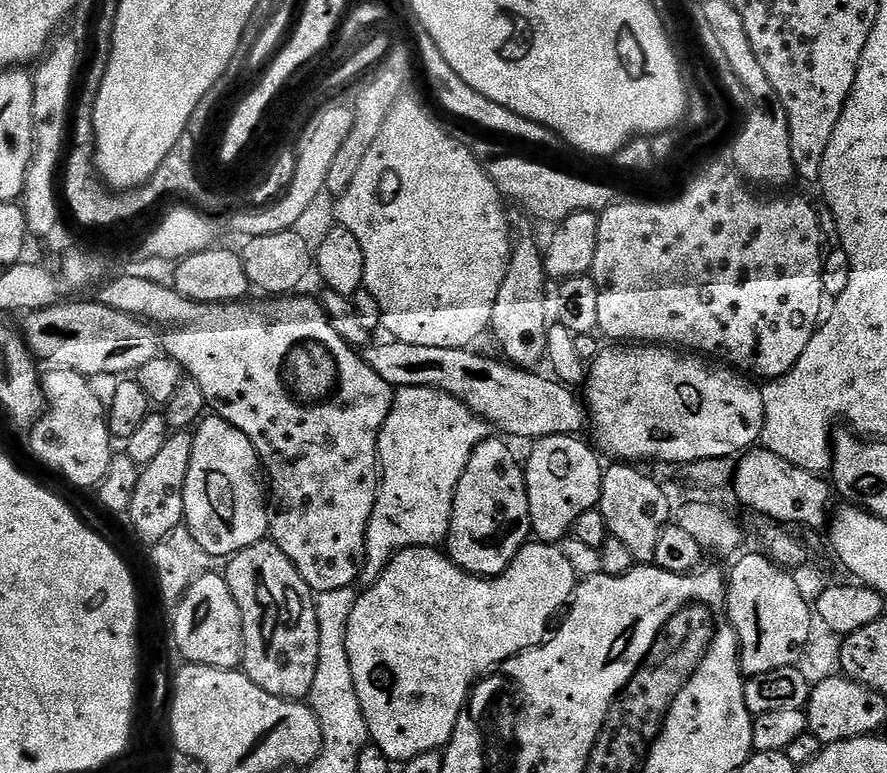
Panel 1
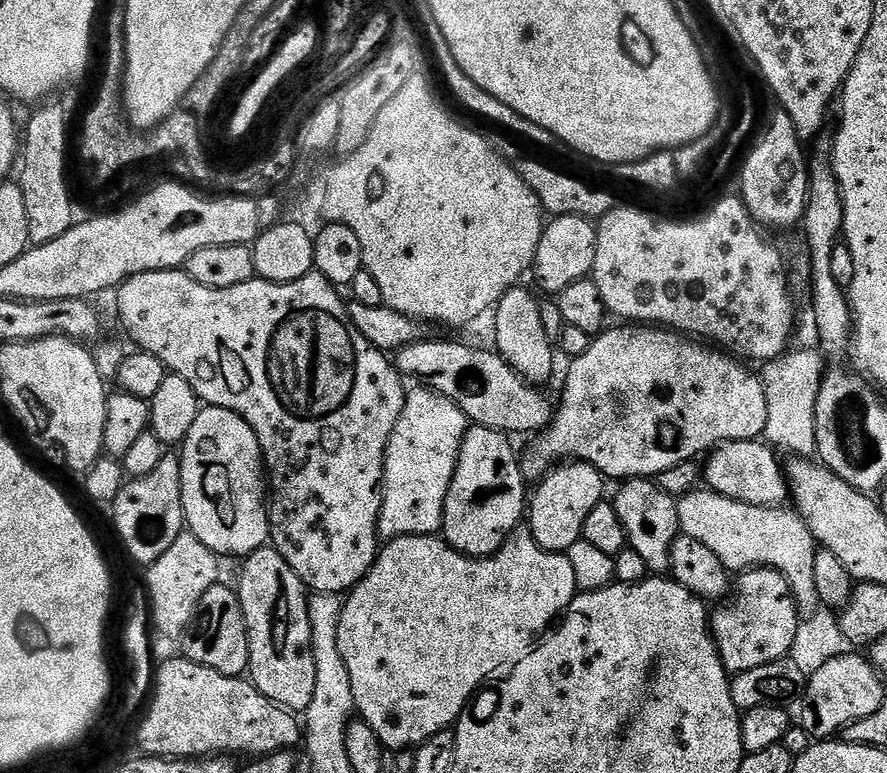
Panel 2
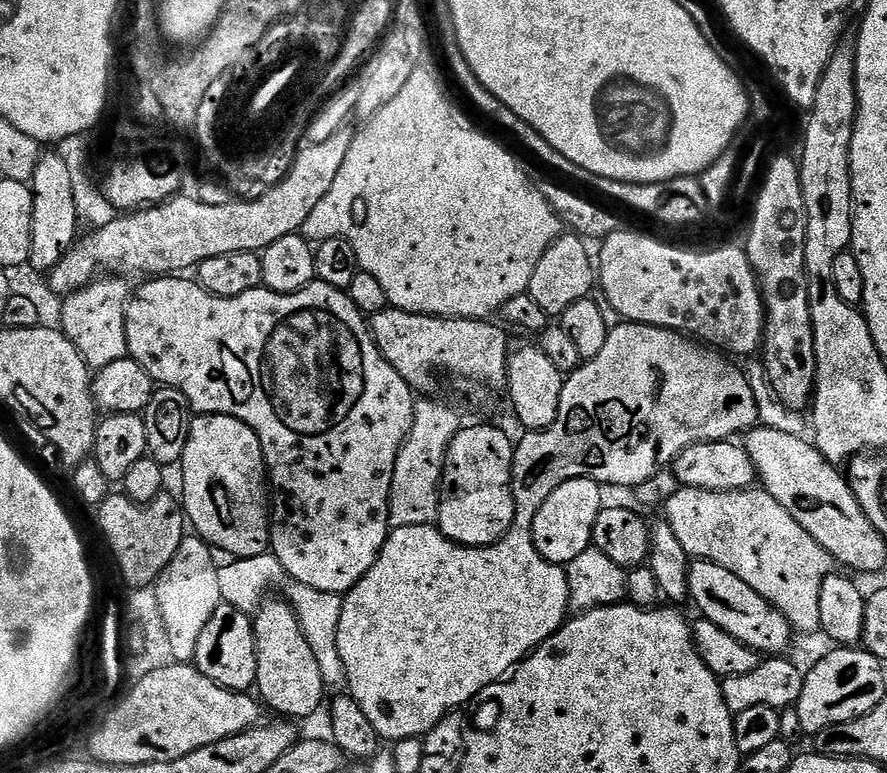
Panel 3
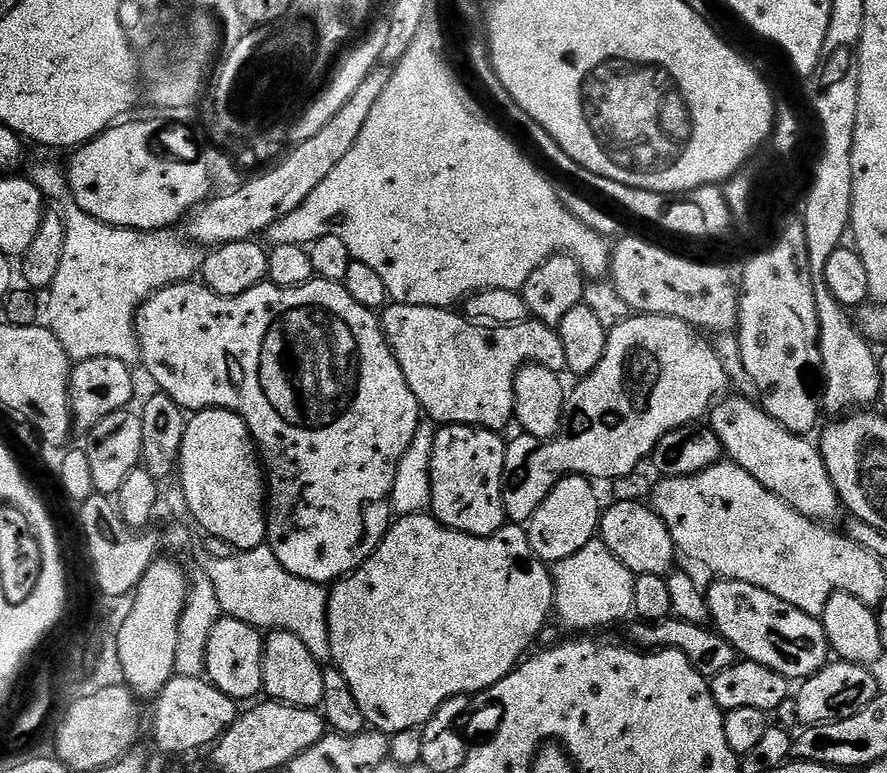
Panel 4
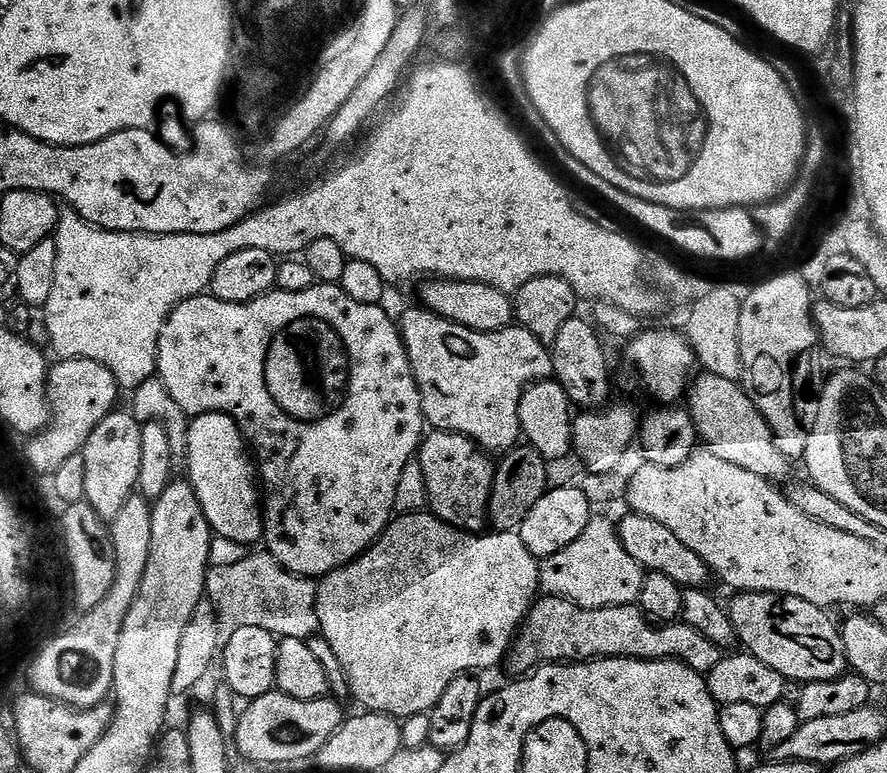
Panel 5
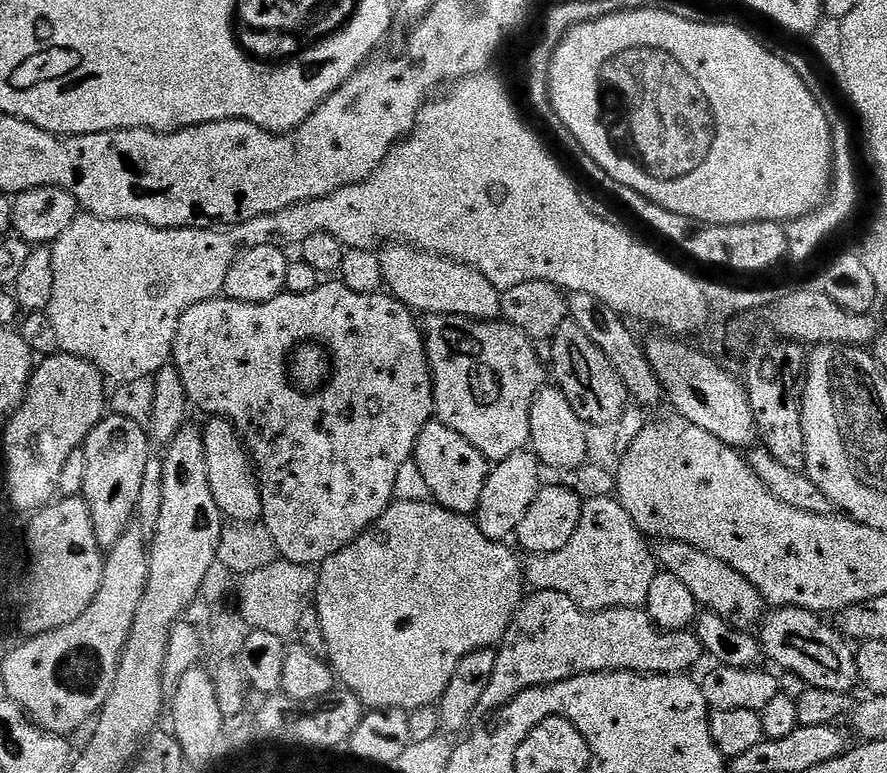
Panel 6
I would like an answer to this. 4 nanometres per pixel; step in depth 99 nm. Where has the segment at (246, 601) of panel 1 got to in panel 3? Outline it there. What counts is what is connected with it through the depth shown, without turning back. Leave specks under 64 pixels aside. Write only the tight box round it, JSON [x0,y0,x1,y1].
[254,599,326,717]

